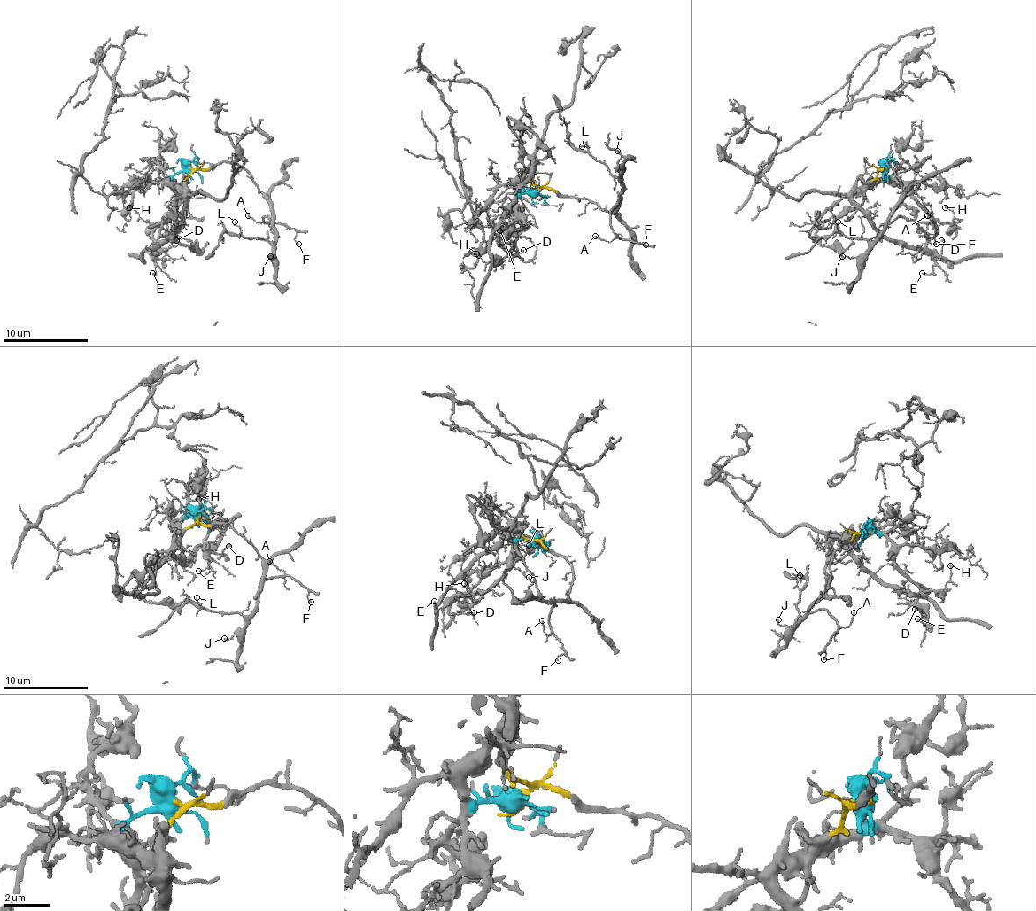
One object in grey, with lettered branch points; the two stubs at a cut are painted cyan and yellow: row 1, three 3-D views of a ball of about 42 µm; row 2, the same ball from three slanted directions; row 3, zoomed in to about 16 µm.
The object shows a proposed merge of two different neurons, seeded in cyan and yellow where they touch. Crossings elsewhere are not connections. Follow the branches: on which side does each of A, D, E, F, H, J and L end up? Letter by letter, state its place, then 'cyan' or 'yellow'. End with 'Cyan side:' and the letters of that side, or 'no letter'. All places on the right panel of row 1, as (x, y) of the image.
A: place (927, 215); yellow
D: place (941, 240); cyan
E: place (922, 273); cyan
F: place (936, 244); yellow
H: place (945, 207); cyan
J: place (842, 256); yellow
L: place (838, 221); yellow
Cyan side: D, E, H

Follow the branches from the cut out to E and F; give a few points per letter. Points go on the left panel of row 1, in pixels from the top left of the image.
E: (188, 169), (175, 174), (169, 180), (173, 184), (175, 209), (152, 235), (157, 245), (154, 275), (152, 273)
F: (190, 169), (224, 160), (238, 163), (273, 215), (264, 221), (287, 224), (296, 230), (297, 243)

